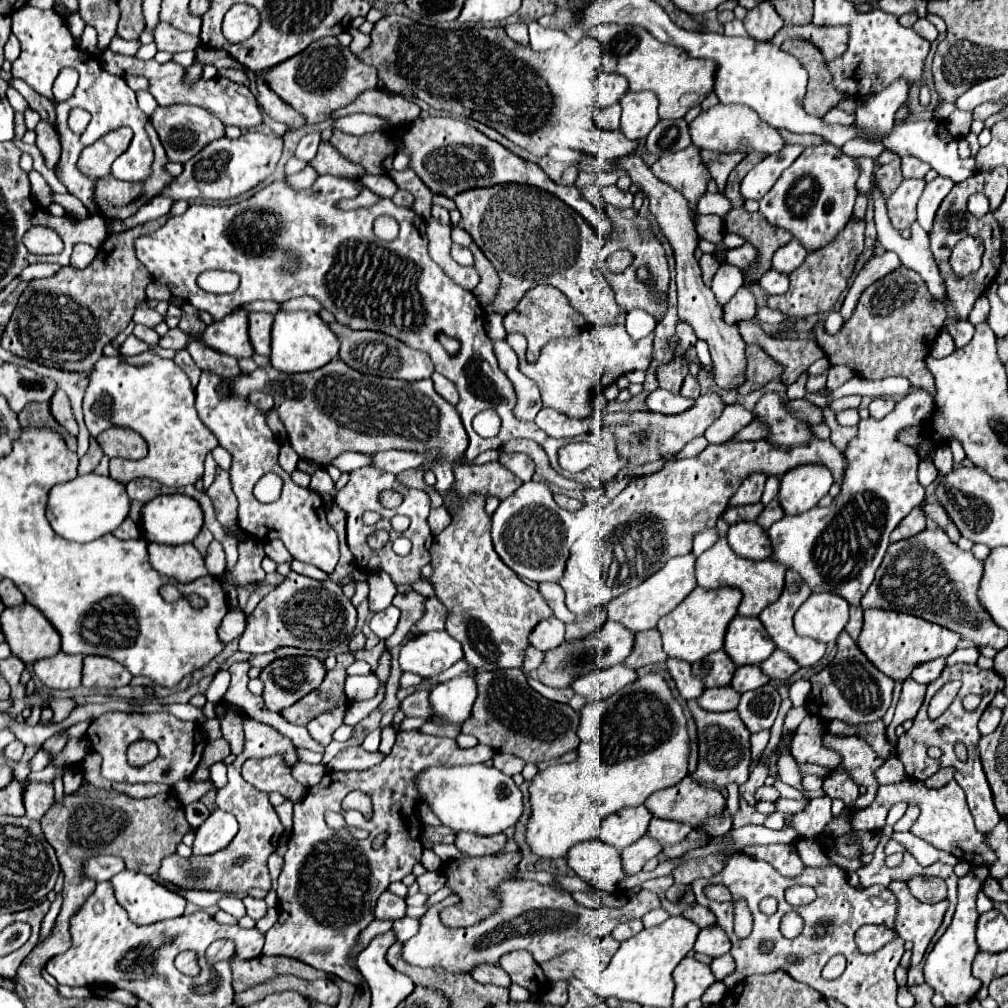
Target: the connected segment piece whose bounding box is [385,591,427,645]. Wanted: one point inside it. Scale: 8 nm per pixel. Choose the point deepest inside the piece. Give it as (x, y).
(414, 604)

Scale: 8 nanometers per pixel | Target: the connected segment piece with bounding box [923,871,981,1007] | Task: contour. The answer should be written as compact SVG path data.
M971 871L959 879L959 903L957 903L953 923L949 925L945 935L935 943L935 947L931 949L931 953L927 955L927 961L925 961L925 969L923 969L925 983L929 987L933 987L935 993L941 993L949 1007L957 1007L961 1003L971 1003L981 987L981 981L971 975L971 963L979 951L977 943L975 943L975 925L977 925L977 917L979 917L977 909L975 909L975 899L977 899L979 889L981 889L981 883L979 883L979 879L973 877Z

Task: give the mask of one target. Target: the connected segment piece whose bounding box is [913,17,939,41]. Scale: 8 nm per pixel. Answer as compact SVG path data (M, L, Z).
M921 17L921 19L913 25L913 31L917 31L921 37L925 37L925 39L929 39L929 41L935 41L935 37L939 35L937 29L935 29L935 25L931 25L925 17Z

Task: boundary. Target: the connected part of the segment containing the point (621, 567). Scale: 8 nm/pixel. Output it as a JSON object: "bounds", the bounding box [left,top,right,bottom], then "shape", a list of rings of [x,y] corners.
{"bounds":[559,437,847,615],"shape":[[[813,437],[813,441],[805,447],[795,447],[795,449],[773,449],[767,441],[729,441],[723,445],[707,445],[697,457],[693,459],[683,459],[675,463],[667,463],[661,471],[639,477],[631,481],[599,515],[599,525],[605,527],[605,537],[599,535],[585,553],[571,553],[565,575],[561,577],[559,585],[565,589],[565,605],[569,611],[575,615],[587,615],[595,607],[605,607],[617,593],[625,593],[631,587],[641,585],[645,579],[655,575],[671,557],[687,555],[691,553],[693,537],[699,531],[713,529],[721,513],[727,509],[729,499],[735,495],[743,479],[747,479],[751,473],[765,473],[765,475],[777,475],[781,477],[783,473],[799,467],[799,465],[825,465],[831,469],[833,479],[837,485],[843,483],[845,471],[847,471],[847,459],[845,455],[829,441],[821,441]]]}

